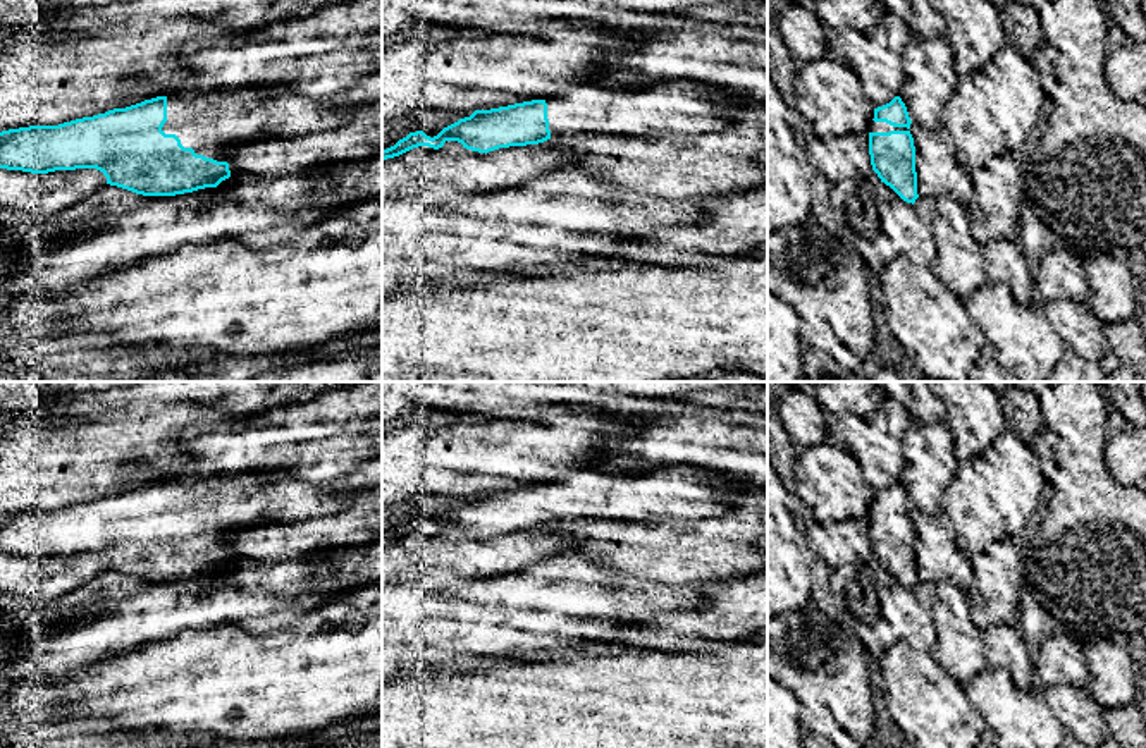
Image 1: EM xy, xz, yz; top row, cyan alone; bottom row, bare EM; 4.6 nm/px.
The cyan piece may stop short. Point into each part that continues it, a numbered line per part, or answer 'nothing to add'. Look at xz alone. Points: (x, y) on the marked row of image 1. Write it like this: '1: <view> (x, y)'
1: xz (673, 107)

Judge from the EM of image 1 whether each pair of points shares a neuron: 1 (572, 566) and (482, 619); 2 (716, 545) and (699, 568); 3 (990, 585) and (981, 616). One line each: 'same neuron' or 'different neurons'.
1: same neuron
2: same neuron
3: same neuron

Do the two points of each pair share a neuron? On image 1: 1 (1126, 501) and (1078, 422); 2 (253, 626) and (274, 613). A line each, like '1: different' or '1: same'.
1: same
2: same

